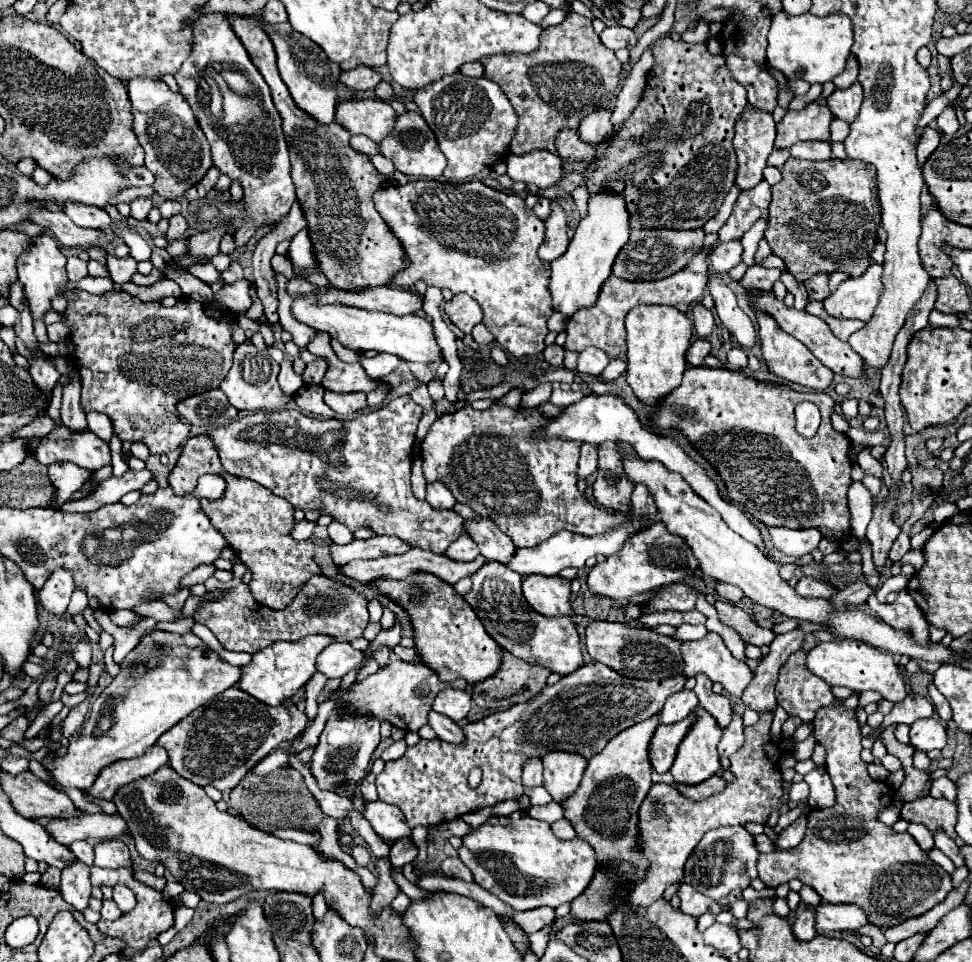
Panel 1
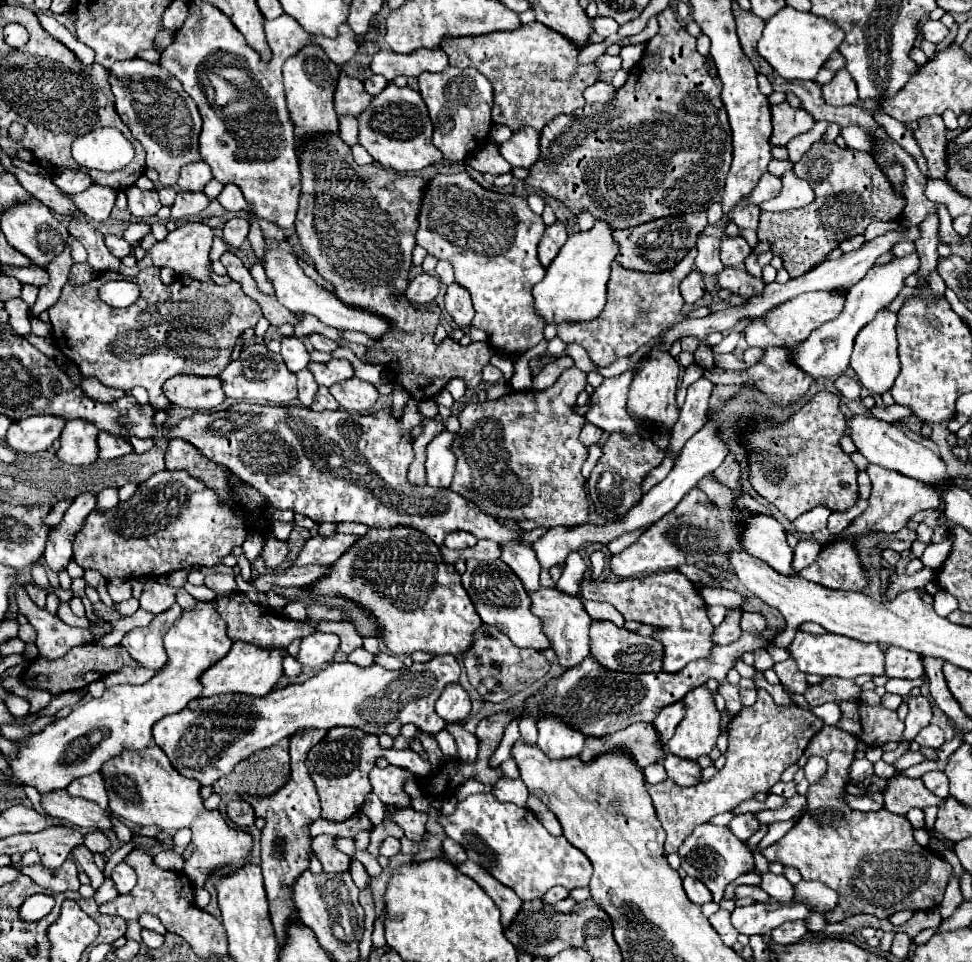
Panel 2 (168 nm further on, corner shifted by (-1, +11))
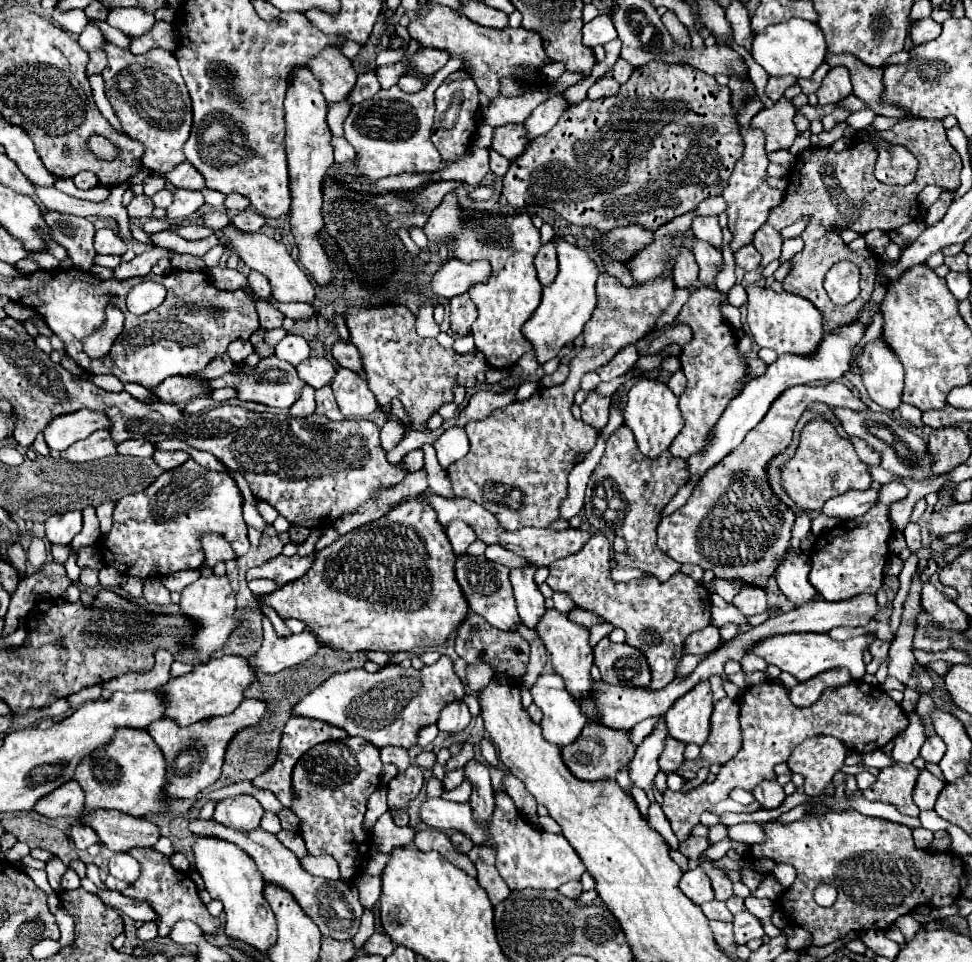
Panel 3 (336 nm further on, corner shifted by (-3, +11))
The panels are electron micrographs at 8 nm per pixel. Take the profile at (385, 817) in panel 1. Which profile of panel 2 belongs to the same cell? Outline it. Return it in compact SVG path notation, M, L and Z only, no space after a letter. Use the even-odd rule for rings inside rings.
M401 808L395 810L393 820L403 828L405 836L413 842L421 842L423 834L425 834L425 822L427 822L427 814L425 812L417 812L413 808Z

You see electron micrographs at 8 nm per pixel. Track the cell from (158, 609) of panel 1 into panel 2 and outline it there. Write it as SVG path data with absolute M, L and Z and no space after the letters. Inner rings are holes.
M107 580L107 592L113 598L113 602L123 602L131 598L131 582L129 580Z

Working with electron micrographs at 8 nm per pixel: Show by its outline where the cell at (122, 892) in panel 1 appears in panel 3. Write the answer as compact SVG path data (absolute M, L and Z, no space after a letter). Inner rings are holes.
M115 854L109 860L109 872L127 884L133 884L139 878L139 862L135 862L129 854Z

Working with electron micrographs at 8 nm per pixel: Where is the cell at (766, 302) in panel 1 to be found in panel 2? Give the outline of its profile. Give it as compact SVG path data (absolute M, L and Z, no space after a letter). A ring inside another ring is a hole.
M725 266L721 270L721 274L717 274L717 286L727 288L727 290L731 290L735 294L745 296L745 298L751 298L751 296L761 294L761 290L765 288L765 282L761 278L749 276L745 270Z

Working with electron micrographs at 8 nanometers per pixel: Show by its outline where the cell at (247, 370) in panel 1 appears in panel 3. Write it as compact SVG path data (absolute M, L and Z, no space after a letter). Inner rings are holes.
M269 356L269 358L261 358L259 364L251 370L243 370L243 364L239 364L237 372L229 372L219 378L217 388L223 388L223 386L235 388L239 400L253 400L273 408L291 408L299 398L299 390L303 388L303 384L305 382L297 376L297 370L289 362L283 362L277 356Z

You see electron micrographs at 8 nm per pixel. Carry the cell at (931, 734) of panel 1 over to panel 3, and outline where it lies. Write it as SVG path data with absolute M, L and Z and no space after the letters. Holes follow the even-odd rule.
M937 734L935 736L929 736L927 740L925 740L925 744L923 744L923 748L921 748L921 756L927 760L927 762L939 762L941 758L943 758L943 754L945 754L945 742L943 742L943 738L939 738Z

